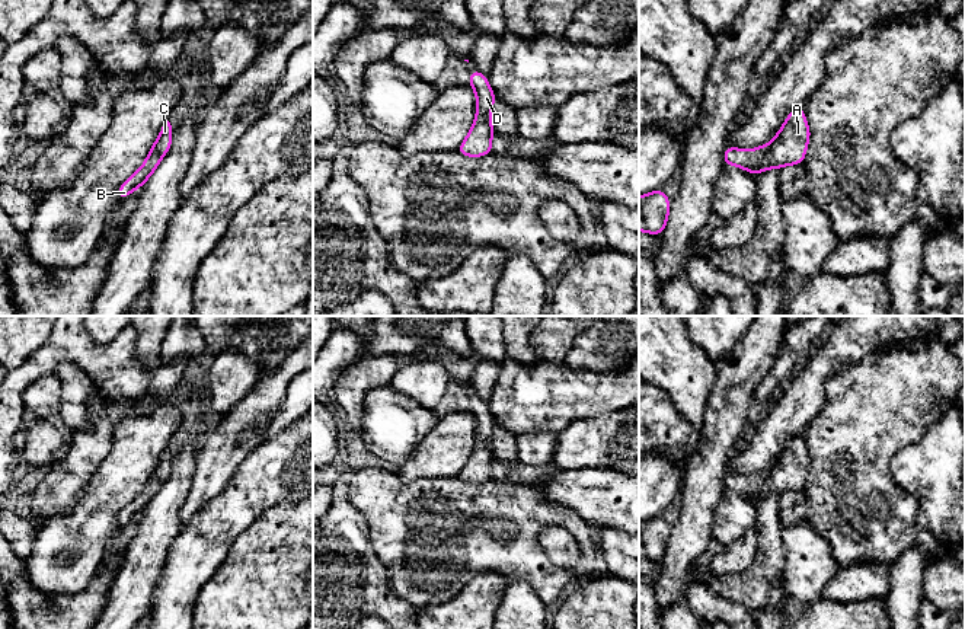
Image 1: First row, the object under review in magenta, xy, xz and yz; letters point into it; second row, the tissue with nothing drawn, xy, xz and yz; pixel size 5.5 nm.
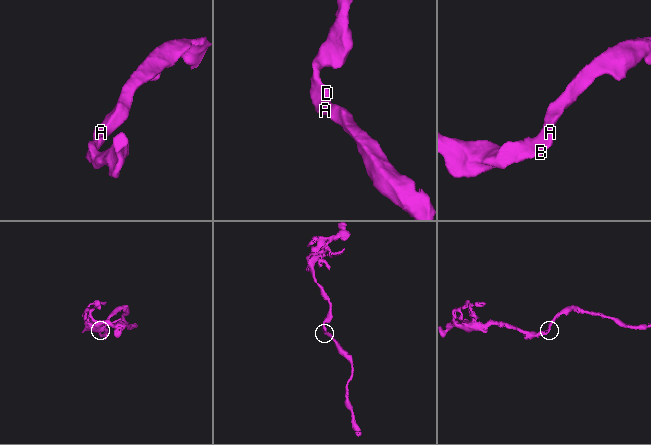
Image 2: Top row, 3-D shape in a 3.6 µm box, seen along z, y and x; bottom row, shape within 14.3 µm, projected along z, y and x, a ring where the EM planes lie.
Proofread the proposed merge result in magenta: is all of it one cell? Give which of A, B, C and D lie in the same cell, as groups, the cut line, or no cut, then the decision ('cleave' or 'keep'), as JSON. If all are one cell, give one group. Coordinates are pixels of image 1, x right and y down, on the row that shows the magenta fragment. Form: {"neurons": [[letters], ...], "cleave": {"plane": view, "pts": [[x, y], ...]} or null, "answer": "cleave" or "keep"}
{"neurons": [["A", "B", "C", "D"]], "cleave": null, "answer": "keep"}

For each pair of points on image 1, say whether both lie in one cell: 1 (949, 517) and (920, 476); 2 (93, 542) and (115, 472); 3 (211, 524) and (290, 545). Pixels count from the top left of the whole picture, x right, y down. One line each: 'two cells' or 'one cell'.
1: one cell
2: one cell
3: two cells

